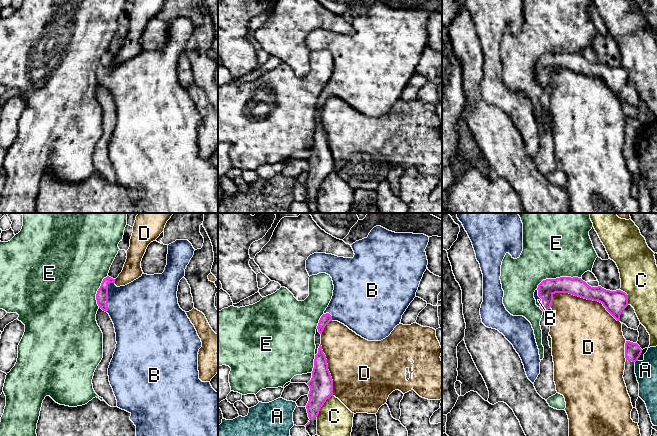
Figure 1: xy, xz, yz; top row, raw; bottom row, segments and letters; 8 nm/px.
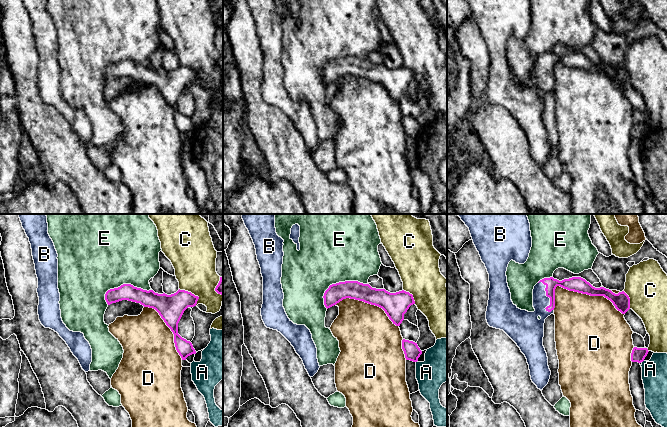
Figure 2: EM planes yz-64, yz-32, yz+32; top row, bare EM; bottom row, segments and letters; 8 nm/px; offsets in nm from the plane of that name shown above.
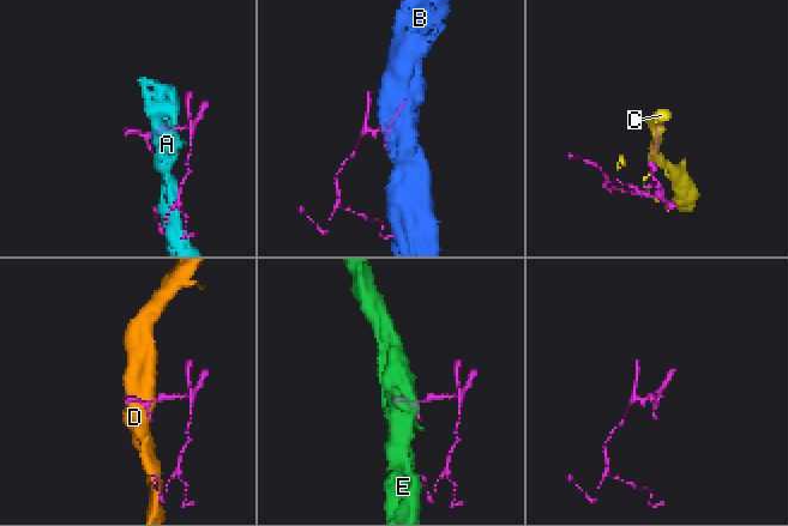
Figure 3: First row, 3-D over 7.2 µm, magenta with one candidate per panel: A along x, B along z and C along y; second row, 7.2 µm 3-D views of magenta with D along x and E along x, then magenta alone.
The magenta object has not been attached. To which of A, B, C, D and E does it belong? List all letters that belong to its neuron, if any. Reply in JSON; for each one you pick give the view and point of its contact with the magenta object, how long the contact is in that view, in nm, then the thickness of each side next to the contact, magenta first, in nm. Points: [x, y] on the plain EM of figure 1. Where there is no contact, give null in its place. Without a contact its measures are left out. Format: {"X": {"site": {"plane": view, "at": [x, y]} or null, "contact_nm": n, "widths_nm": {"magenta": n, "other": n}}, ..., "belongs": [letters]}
{"B": {"site": {"plane": "xy", "at": [107, 71]}, "contact_nm": 240, "widths_nm": {"magenta": 100, "other": 400}}, "belongs": ["B"]}

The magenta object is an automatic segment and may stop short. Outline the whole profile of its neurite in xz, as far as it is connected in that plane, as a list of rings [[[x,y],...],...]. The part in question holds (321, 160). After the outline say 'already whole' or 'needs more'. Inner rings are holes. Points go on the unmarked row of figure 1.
[[[321,120],[318,129],[315,131],[312,154],[307,161],[310,167],[306,185],[309,195],[314,195],[318,192],[326,176],[333,172],[333,156]]]; already whole

